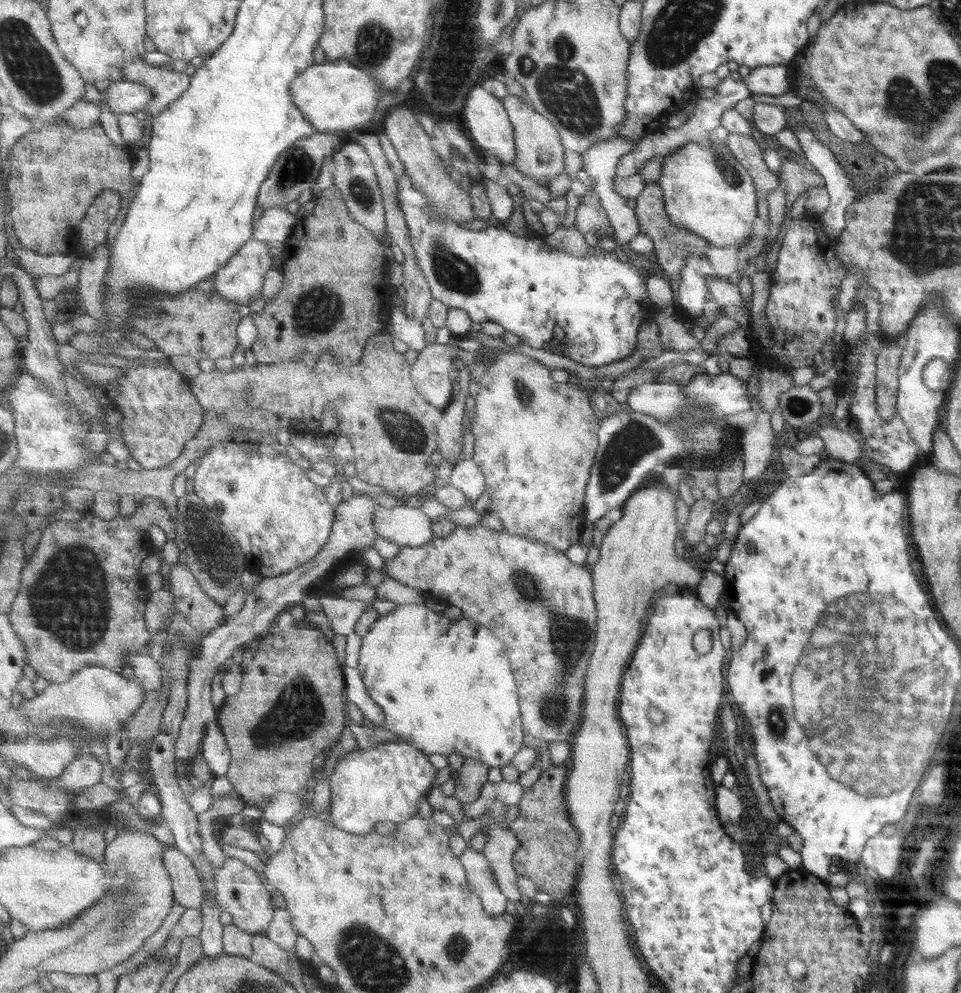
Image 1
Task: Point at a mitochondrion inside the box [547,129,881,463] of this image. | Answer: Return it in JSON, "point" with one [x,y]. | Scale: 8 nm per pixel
{"point":[726,170]}

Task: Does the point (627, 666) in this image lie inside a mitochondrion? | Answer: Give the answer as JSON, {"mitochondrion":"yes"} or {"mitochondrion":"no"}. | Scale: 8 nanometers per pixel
{"mitochondrion":"no"}

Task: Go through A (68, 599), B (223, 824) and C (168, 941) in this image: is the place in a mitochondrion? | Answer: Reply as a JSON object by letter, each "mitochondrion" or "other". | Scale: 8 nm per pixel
{"A":"mitochondrion","B":"other","C":"other"}

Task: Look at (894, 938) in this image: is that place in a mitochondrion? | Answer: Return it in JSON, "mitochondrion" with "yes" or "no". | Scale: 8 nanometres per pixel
{"mitochondrion":"no"}

